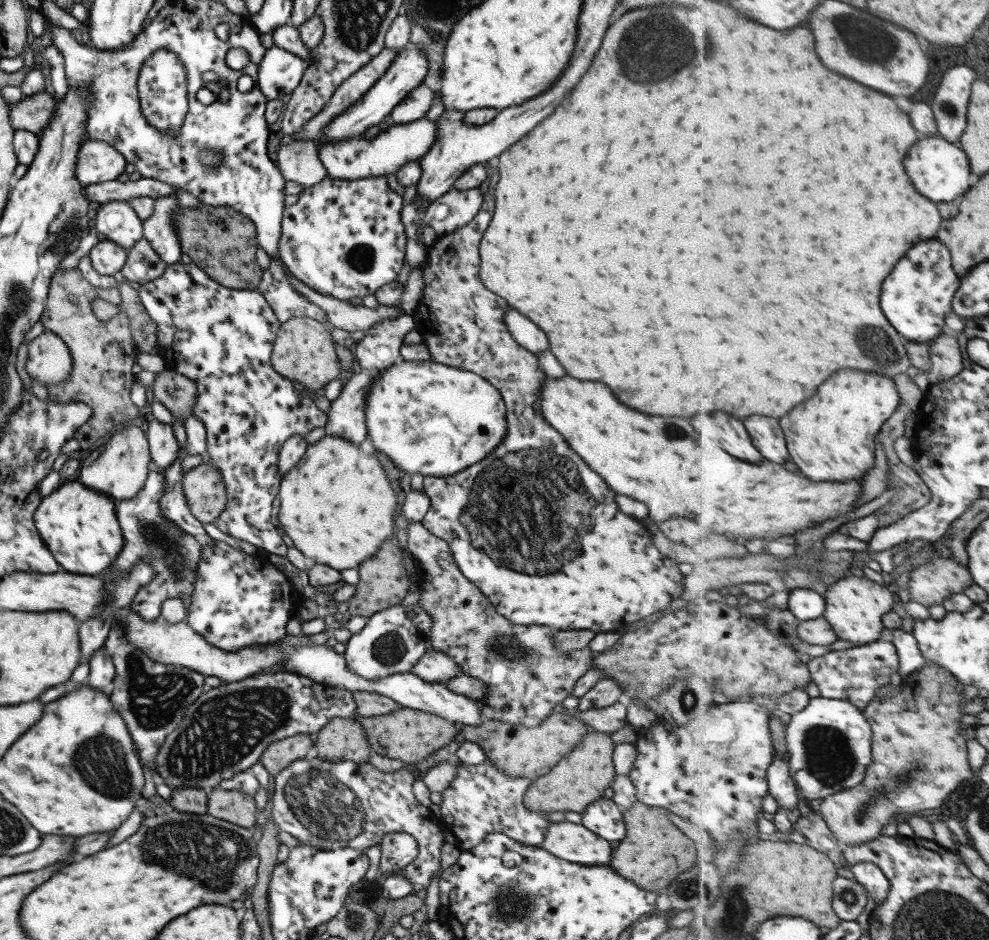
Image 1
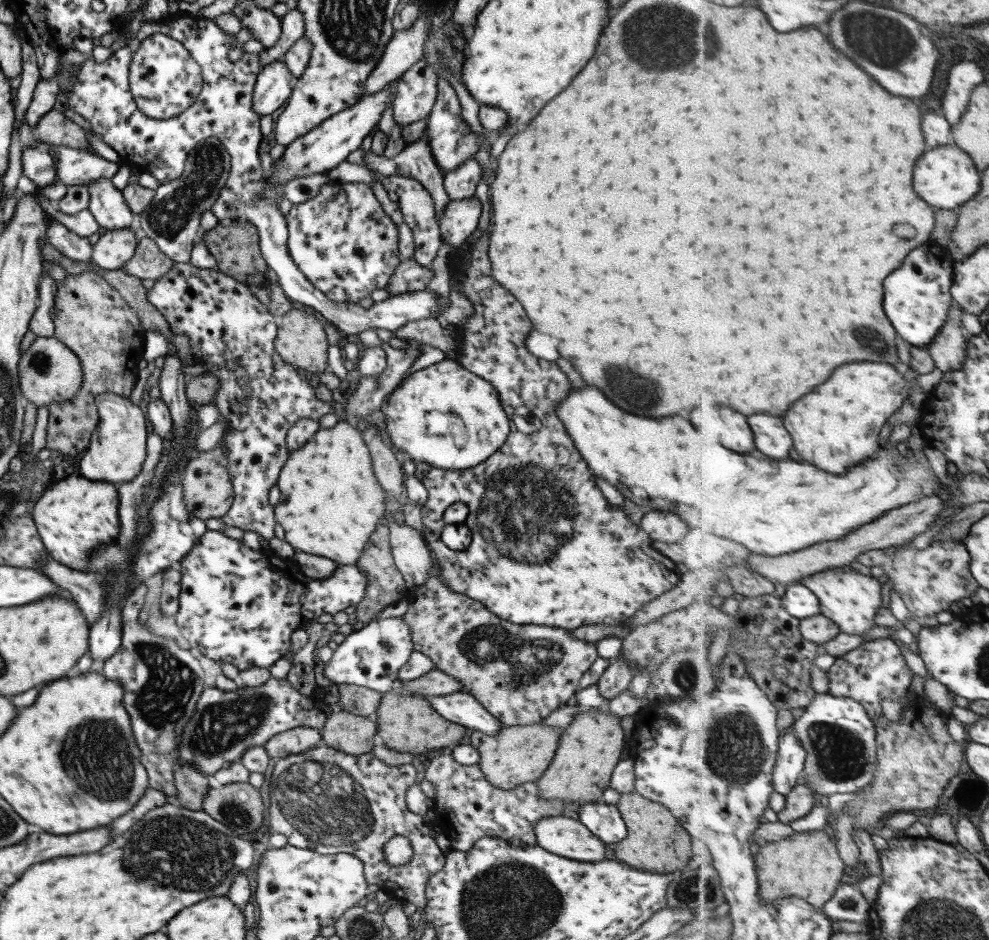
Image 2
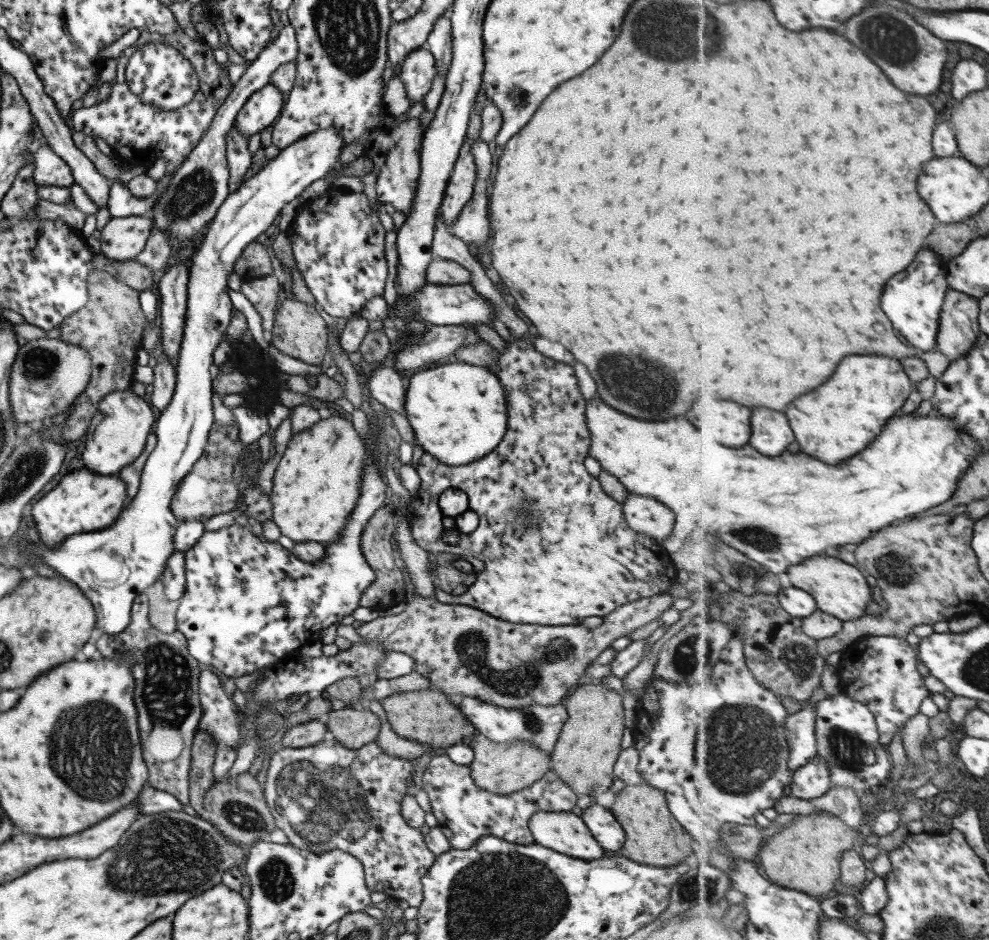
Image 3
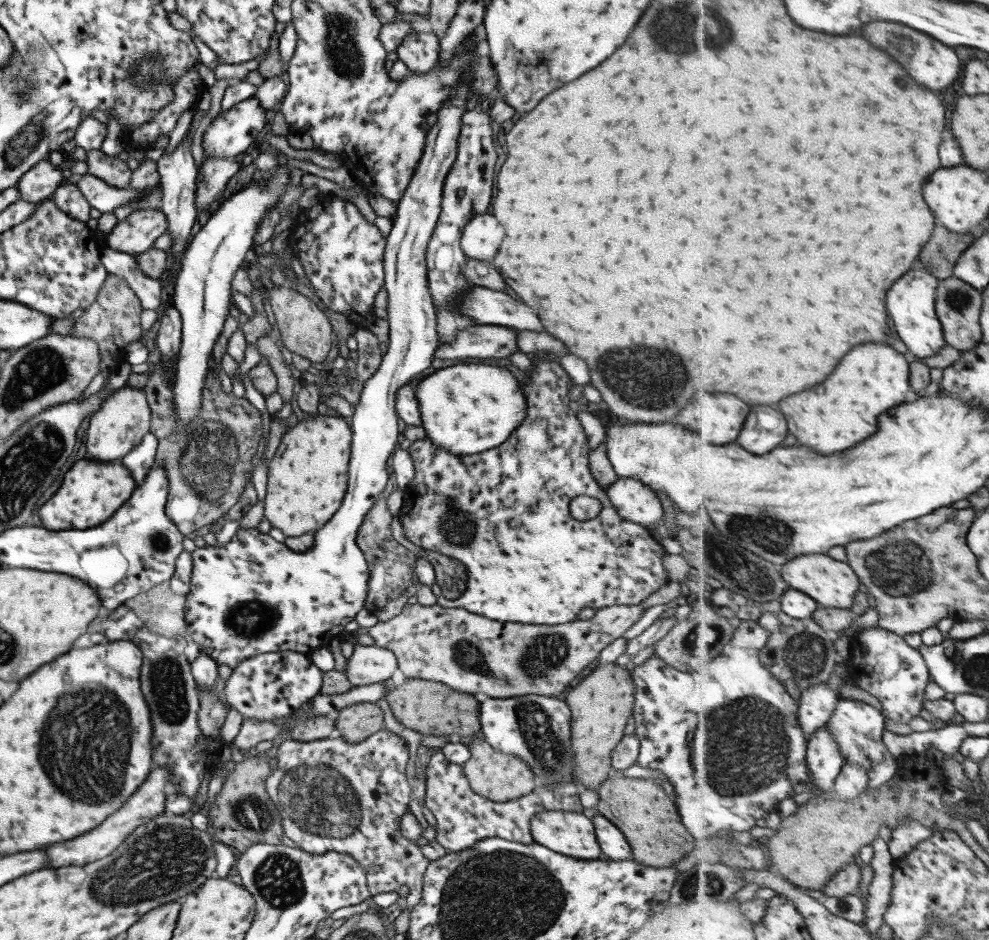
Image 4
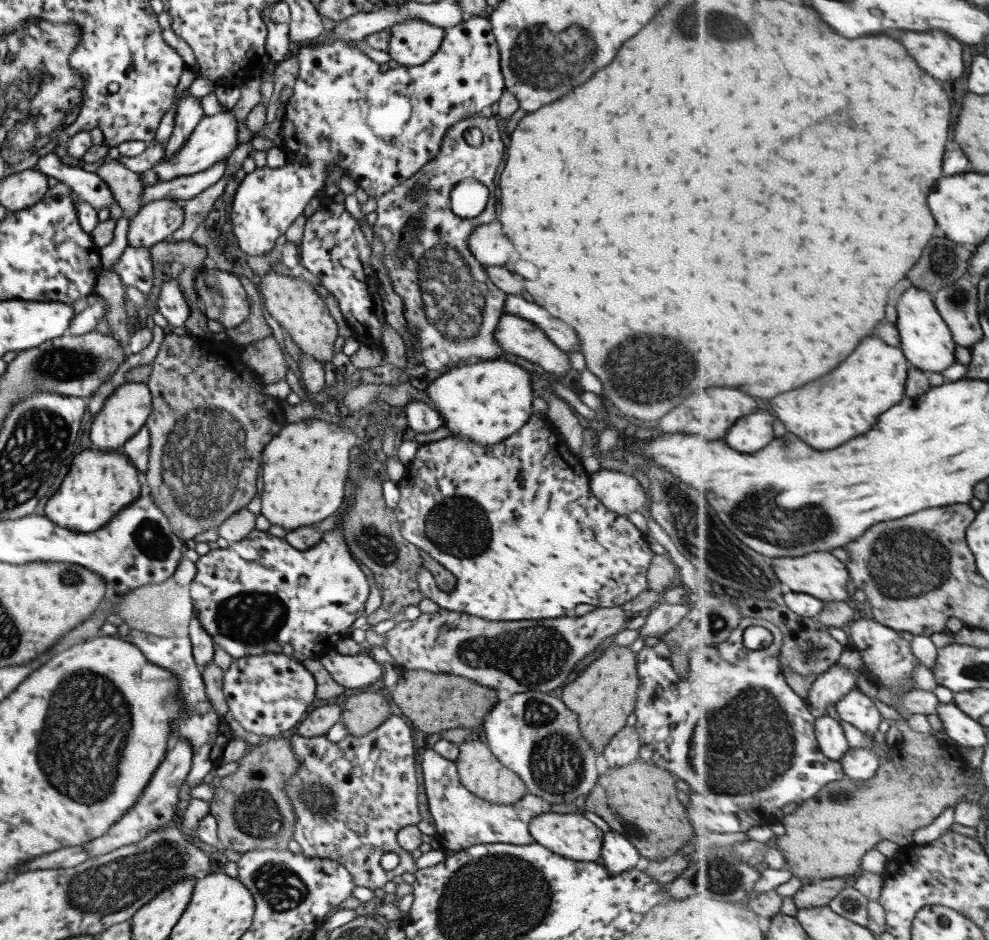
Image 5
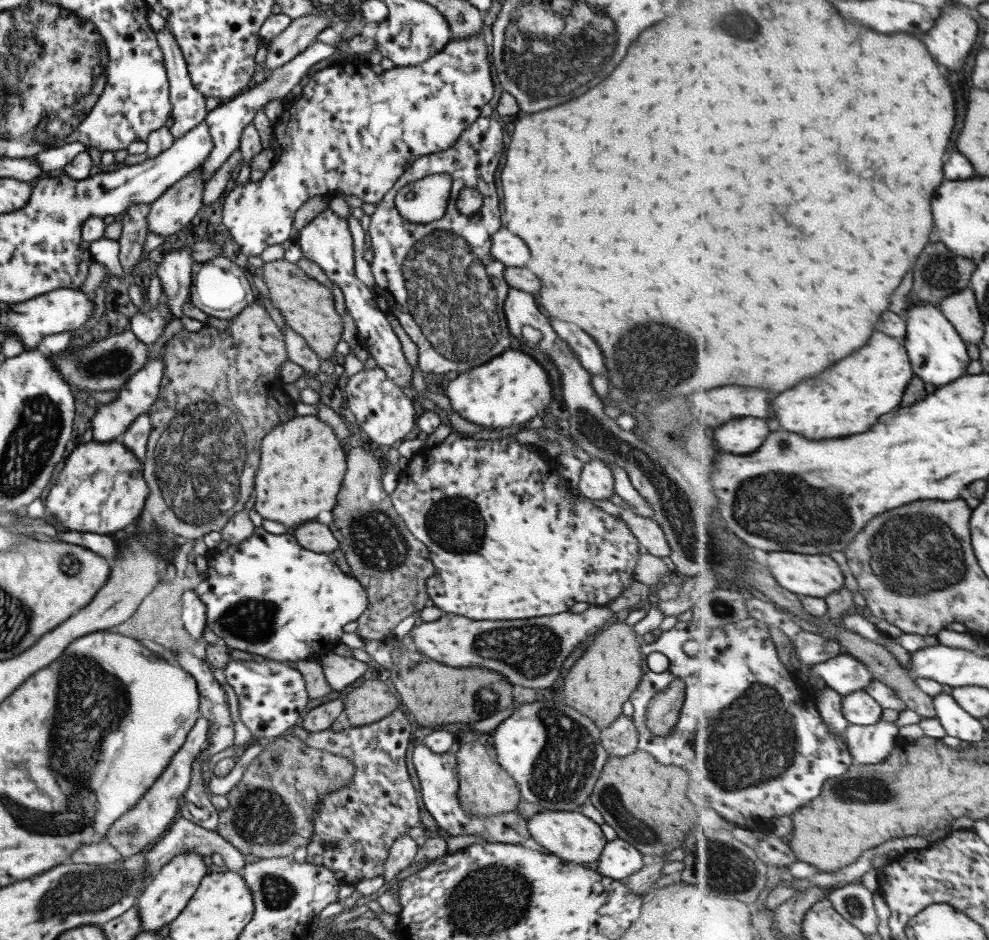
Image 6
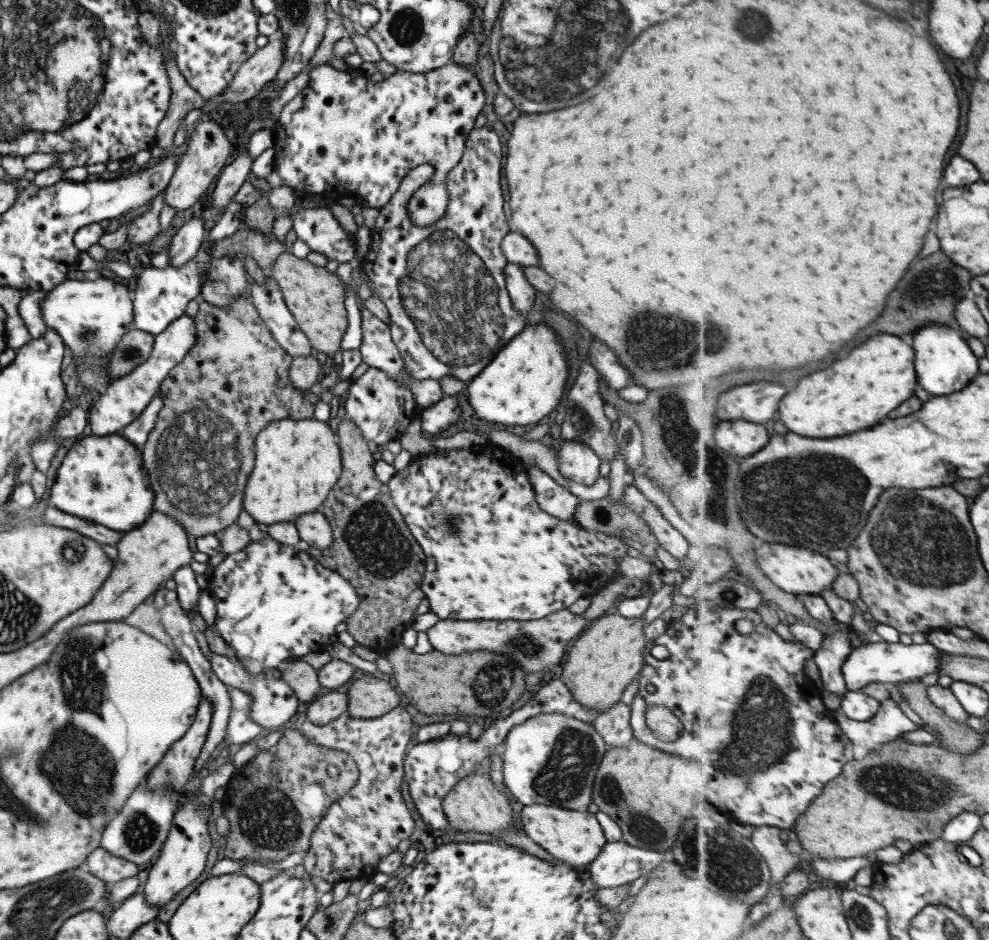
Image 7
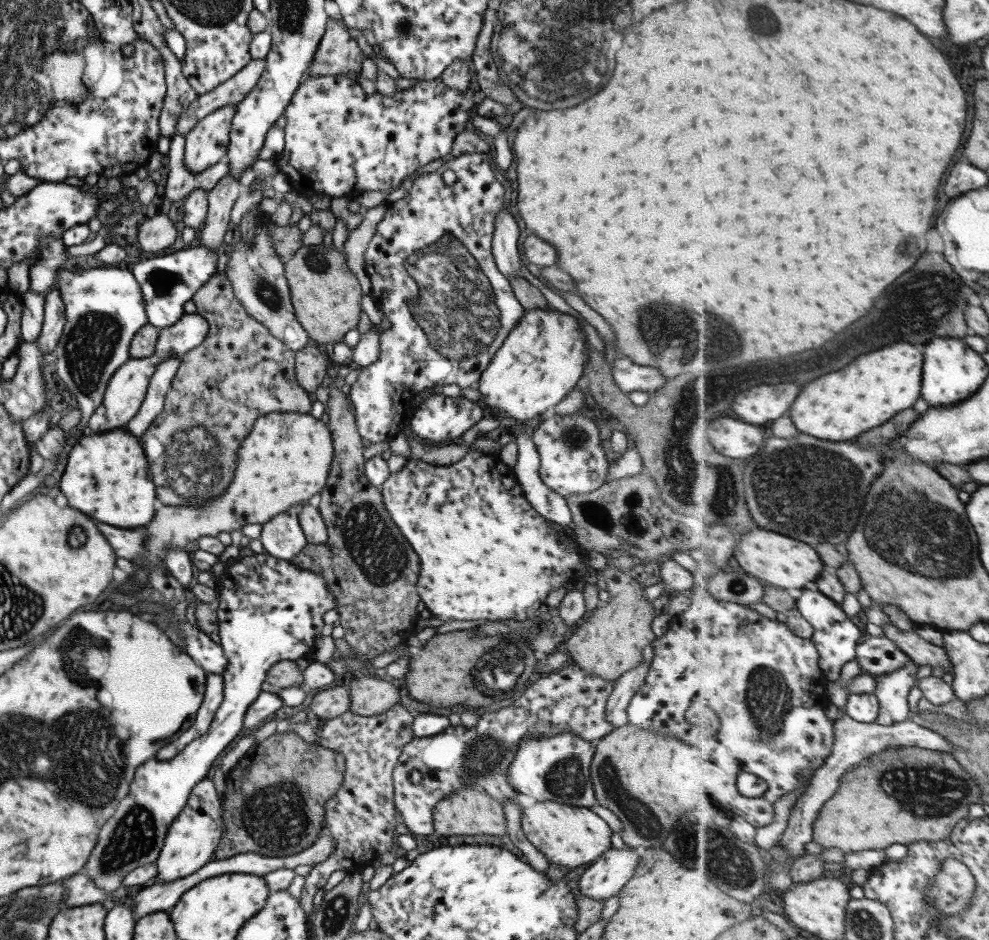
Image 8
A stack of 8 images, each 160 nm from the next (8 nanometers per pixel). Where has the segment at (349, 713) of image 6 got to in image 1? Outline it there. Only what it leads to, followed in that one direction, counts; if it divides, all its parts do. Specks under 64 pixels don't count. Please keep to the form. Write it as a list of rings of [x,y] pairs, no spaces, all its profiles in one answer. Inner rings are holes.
[[[331,719],[312,737],[312,746],[317,749],[316,757],[322,761],[367,763],[372,753],[358,719]]]

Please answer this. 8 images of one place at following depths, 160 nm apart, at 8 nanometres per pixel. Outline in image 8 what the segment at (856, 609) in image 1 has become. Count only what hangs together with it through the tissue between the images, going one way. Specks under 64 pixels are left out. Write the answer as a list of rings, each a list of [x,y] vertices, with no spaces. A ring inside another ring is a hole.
[[[761,527],[739,536],[734,554],[735,567],[759,578],[766,585],[783,589],[794,588],[804,591],[809,582],[816,583],[817,579],[821,578],[821,572],[825,572],[825,566],[815,547]]]

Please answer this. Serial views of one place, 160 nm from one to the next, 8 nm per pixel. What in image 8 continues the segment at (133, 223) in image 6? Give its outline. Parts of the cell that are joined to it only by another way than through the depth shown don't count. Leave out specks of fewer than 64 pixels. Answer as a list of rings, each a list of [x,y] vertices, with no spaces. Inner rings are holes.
[[[157,214],[143,221],[137,229],[137,240],[145,252],[157,252],[171,246],[177,240],[175,226],[165,214]]]

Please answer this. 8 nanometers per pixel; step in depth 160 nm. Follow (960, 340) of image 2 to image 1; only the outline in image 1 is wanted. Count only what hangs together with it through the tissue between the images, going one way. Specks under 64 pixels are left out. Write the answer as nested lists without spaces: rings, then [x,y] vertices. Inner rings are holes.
[[[946,330],[934,339],[931,354],[933,364],[931,370],[926,372],[931,387],[953,378],[963,370],[964,358],[955,333]]]

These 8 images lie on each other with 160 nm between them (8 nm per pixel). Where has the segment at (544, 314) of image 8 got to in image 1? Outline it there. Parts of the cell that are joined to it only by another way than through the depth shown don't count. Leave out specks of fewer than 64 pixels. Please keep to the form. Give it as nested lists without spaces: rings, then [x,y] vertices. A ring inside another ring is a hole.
[[[398,360],[376,372],[364,408],[367,438],[376,455],[386,455],[407,475],[446,477],[465,470],[495,450],[505,436],[504,402],[496,388],[465,369],[431,360]]]

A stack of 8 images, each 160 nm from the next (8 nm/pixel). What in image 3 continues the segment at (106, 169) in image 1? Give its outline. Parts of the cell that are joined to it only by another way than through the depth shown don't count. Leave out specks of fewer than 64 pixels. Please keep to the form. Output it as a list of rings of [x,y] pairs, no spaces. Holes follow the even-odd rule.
[[[39,138],[33,154],[32,181],[36,185],[70,187],[73,183],[69,167]]]

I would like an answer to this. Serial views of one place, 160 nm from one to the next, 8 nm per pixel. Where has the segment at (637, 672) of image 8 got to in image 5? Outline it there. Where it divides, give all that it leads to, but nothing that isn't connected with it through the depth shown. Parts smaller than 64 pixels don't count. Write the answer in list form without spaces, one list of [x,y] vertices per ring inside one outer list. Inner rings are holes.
[[[623,725],[603,747],[602,756],[609,767],[626,765],[638,756],[638,734],[634,727]]]

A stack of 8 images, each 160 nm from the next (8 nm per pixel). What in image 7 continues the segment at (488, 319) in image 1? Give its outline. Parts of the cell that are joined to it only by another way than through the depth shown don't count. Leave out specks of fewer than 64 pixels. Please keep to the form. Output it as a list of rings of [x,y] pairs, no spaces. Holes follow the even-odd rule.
[[[486,444],[465,449],[451,449],[430,452],[428,455],[411,458],[408,465],[395,471],[388,480],[388,493],[394,507],[401,514],[403,522],[412,537],[425,554],[425,572],[421,580],[421,592],[427,598],[429,610],[440,620],[537,620],[555,610],[567,608],[577,598],[591,598],[599,590],[611,583],[620,574],[619,560],[625,558],[626,544],[620,537],[609,536],[602,532],[593,532],[581,528],[574,520],[559,520],[543,512],[535,502],[532,485],[529,484],[524,464],[509,451]]]

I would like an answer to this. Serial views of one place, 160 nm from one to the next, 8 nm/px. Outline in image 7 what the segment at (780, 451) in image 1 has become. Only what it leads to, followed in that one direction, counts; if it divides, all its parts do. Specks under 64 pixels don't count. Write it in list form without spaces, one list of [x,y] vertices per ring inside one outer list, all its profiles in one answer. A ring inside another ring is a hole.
[[[729,420],[717,426],[715,438],[717,444],[729,454],[747,458],[751,454],[757,454],[769,444],[771,434],[765,426],[767,425],[745,422],[745,420]]]

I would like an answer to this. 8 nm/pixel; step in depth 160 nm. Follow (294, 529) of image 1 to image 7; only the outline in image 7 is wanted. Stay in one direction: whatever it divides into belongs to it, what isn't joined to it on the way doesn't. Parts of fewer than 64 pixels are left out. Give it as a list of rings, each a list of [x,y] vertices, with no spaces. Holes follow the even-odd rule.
[[[312,418],[268,422],[254,440],[255,462],[245,481],[241,508],[255,523],[294,521],[323,502],[341,472],[336,434],[327,423]]]

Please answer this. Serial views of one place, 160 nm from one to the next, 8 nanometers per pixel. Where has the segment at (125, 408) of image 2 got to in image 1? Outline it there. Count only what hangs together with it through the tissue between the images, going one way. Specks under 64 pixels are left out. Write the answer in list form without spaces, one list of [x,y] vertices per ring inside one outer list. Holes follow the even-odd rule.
[[[123,424],[110,434],[101,448],[81,463],[76,479],[89,490],[109,495],[117,503],[136,496],[143,486],[151,462],[145,434],[137,426]]]

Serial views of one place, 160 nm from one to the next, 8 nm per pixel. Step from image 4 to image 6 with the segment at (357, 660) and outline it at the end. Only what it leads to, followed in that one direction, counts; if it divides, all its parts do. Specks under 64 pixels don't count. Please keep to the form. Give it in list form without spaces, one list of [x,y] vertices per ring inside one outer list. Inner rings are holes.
[[[333,652],[322,655],[320,665],[327,684],[334,692],[343,690],[367,670],[365,662],[355,660],[355,657],[335,655]]]

